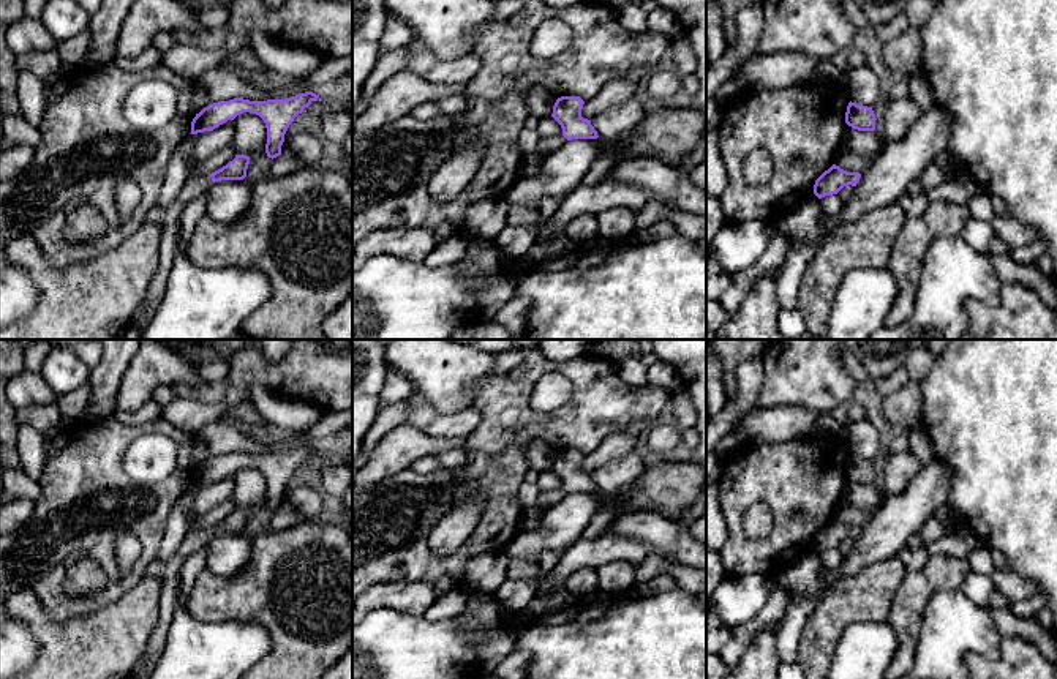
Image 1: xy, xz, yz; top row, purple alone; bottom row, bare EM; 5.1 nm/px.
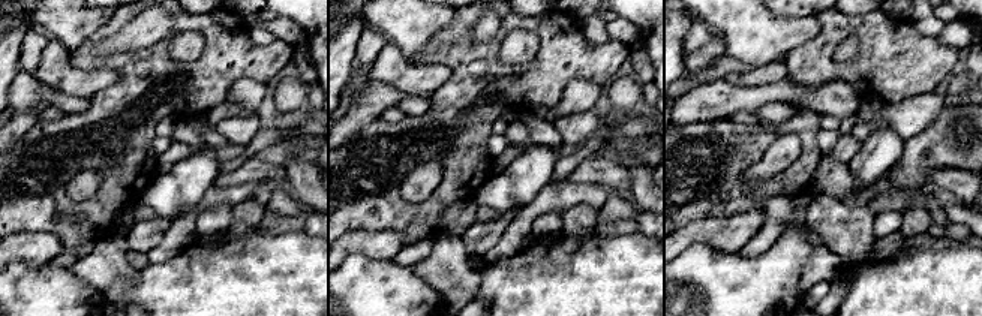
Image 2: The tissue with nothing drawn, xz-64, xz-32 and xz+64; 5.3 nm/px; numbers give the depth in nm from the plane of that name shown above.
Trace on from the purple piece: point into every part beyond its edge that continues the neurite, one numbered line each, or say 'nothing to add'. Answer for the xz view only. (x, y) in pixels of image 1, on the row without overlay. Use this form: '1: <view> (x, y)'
1: xz (547, 499)

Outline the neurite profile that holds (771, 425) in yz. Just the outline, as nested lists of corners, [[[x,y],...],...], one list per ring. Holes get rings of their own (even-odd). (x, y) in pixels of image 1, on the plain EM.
[[[790,404],[755,407],[735,422],[730,431],[743,433],[747,437],[747,444],[799,441],[811,436],[818,414]]]

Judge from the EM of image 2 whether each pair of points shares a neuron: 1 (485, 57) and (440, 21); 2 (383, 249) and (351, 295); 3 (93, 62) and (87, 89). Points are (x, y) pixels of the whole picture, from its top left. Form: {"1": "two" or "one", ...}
{"1": "two", "2": "two", "3": "two"}

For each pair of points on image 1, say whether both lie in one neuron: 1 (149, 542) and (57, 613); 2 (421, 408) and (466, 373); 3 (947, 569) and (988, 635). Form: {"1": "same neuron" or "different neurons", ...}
{"1": "same neuron", "2": "different neurons", "3": "different neurons"}

